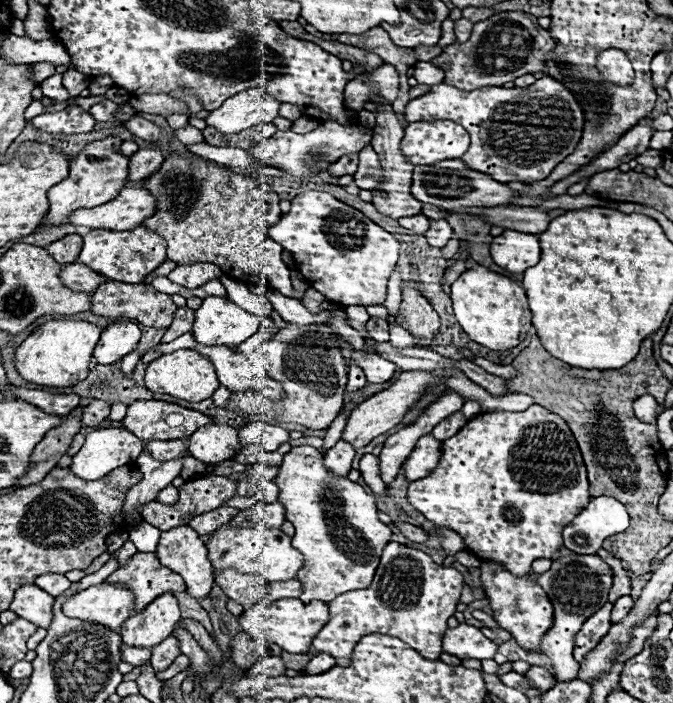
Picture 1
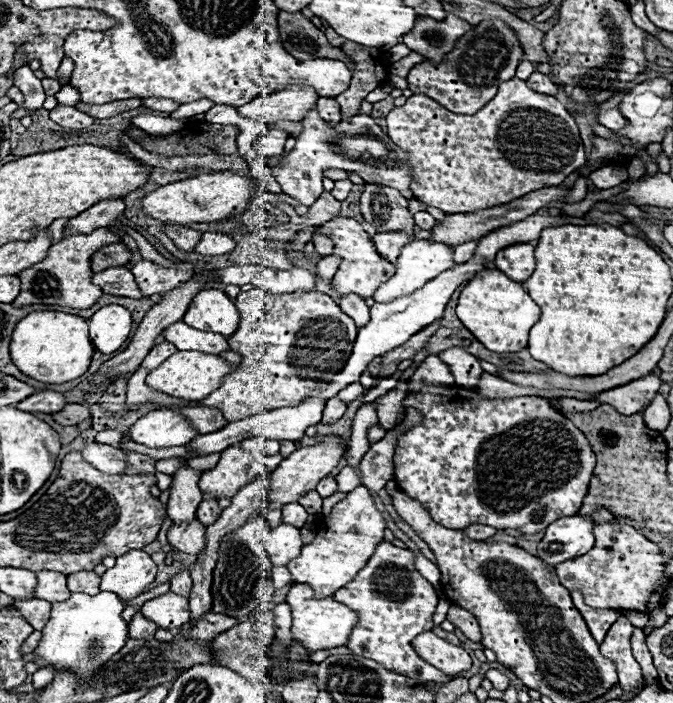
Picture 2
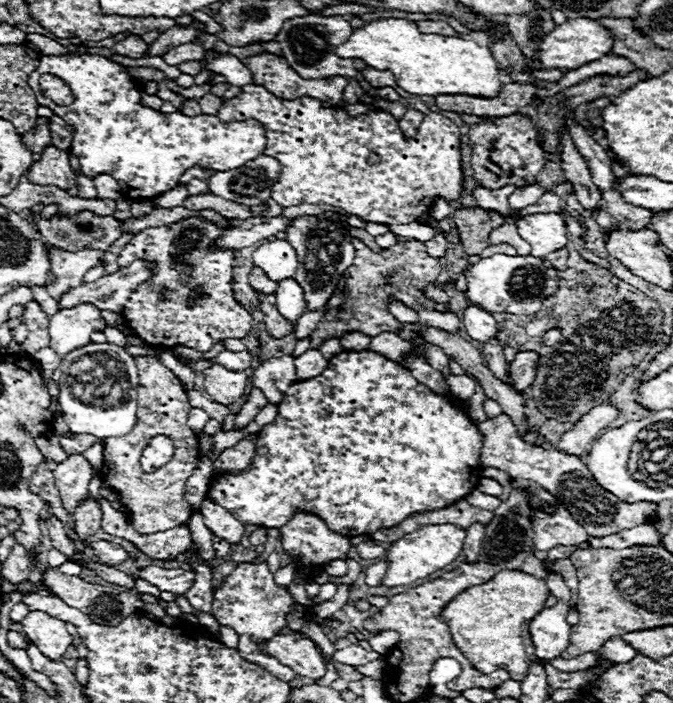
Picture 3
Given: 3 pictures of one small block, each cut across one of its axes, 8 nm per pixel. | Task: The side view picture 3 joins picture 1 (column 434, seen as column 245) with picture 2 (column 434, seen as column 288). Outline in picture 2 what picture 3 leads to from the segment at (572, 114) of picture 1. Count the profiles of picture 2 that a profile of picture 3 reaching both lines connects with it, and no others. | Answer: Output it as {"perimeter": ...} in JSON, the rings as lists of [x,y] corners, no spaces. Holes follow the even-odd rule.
{"perimeter":[[[520,78],[502,82],[496,96],[476,114],[454,114],[436,100],[424,94],[414,94],[404,106],[394,108],[386,116],[386,122],[390,140],[408,152],[408,162],[412,168],[410,190],[418,200],[426,202],[428,206],[436,206],[446,214],[492,208],[534,190],[558,186],[568,174],[586,162],[584,144],[572,114],[560,100],[530,90]]]}

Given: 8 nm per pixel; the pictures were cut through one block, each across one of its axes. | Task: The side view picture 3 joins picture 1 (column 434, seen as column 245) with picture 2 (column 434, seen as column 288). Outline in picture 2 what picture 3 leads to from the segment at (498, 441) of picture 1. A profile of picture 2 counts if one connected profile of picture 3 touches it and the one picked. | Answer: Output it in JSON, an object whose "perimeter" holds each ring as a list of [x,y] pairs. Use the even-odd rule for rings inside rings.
{"perimeter":[[[458,384],[450,388],[420,388],[402,400],[404,410],[416,408],[422,424],[398,436],[394,450],[394,480],[410,498],[428,508],[434,522],[462,530],[468,524],[486,524],[498,530],[516,528],[536,534],[558,518],[574,516],[588,492],[594,470],[594,452],[578,428],[546,398],[486,398]]]}

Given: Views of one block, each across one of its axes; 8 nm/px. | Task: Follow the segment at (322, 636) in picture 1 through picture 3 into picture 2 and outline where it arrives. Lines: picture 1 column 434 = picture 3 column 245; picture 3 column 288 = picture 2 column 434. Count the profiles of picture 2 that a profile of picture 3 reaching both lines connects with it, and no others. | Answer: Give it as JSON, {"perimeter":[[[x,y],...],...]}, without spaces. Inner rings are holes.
{"perimeter":[[[380,542],[366,566],[356,574],[352,582],[338,588],[334,598],[358,612],[360,624],[352,630],[348,648],[356,656],[372,658],[394,672],[402,672],[418,682],[448,682],[450,678],[438,672],[434,666],[422,662],[414,652],[414,636],[432,630],[432,616],[438,604],[438,596],[432,584],[414,568],[414,556],[410,550],[398,548],[390,542]]]}

